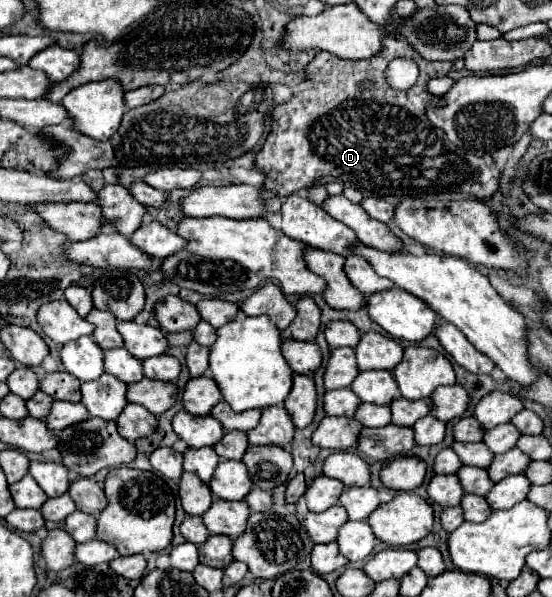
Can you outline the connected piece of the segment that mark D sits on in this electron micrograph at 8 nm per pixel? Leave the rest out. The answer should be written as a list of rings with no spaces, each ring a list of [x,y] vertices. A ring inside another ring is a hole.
[[[385,40],[385,50],[381,54],[377,54],[375,58],[371,60],[357,60],[357,62],[351,62],[351,60],[341,60],[329,52],[317,52],[315,58],[309,62],[309,66],[305,68],[311,76],[311,80],[315,82],[315,88],[311,90],[305,90],[305,92],[299,92],[295,94],[289,102],[277,106],[273,110],[273,124],[271,124],[271,134],[267,136],[261,152],[255,156],[255,164],[259,170],[265,172],[265,190],[275,190],[281,198],[287,198],[291,194],[295,194],[297,190],[301,188],[309,188],[311,184],[317,184],[317,182],[325,182],[329,178],[341,182],[343,186],[351,186],[359,192],[363,192],[363,196],[379,196],[379,198],[385,198],[385,196],[399,196],[399,198],[405,198],[405,196],[421,196],[423,198],[431,198],[431,196],[437,196],[437,194],[467,194],[467,196],[473,196],[473,198],[491,198],[493,194],[491,192],[485,192],[485,184],[481,182],[481,176],[483,176],[483,158],[477,158],[475,154],[469,154],[465,150],[461,150],[459,146],[455,146],[453,142],[449,142],[449,138],[445,136],[443,130],[435,130],[435,126],[429,122],[425,110],[427,106],[441,106],[445,104],[445,98],[443,96],[435,96],[427,90],[427,82],[431,78],[439,78],[439,76],[447,76],[449,70],[451,70],[451,64],[449,62],[433,62],[433,60],[421,60],[421,56],[417,56],[417,52],[413,52],[413,48],[409,48],[409,44],[405,44],[405,40]],[[393,58],[411,58],[419,64],[419,78],[417,82],[409,88],[409,90],[393,90],[391,86],[387,86],[387,80],[385,80],[385,68],[387,64],[393,60]],[[363,80],[373,80],[375,82],[375,90],[359,90],[359,82]]]

